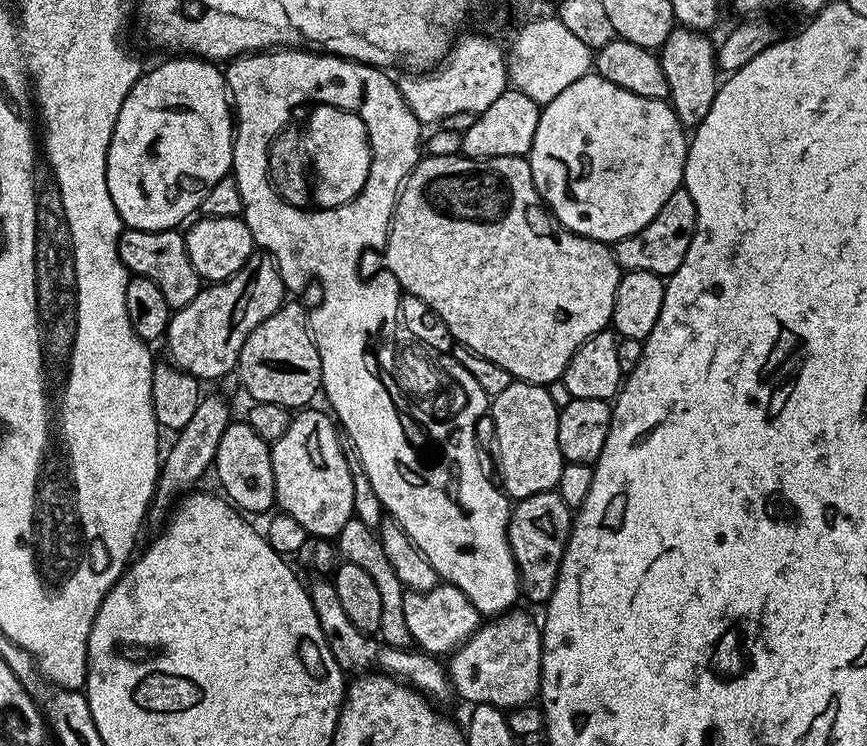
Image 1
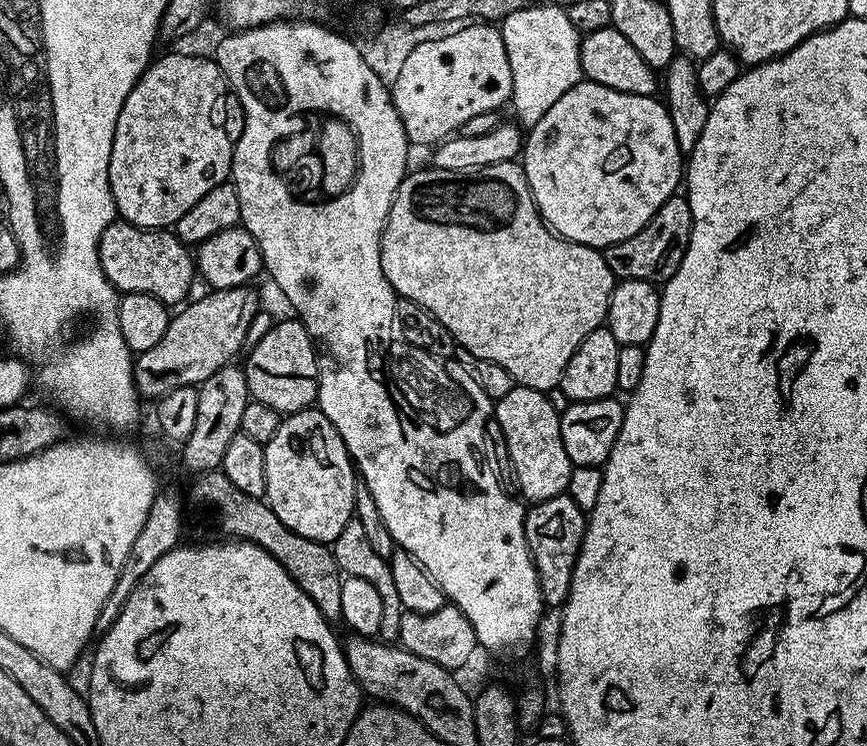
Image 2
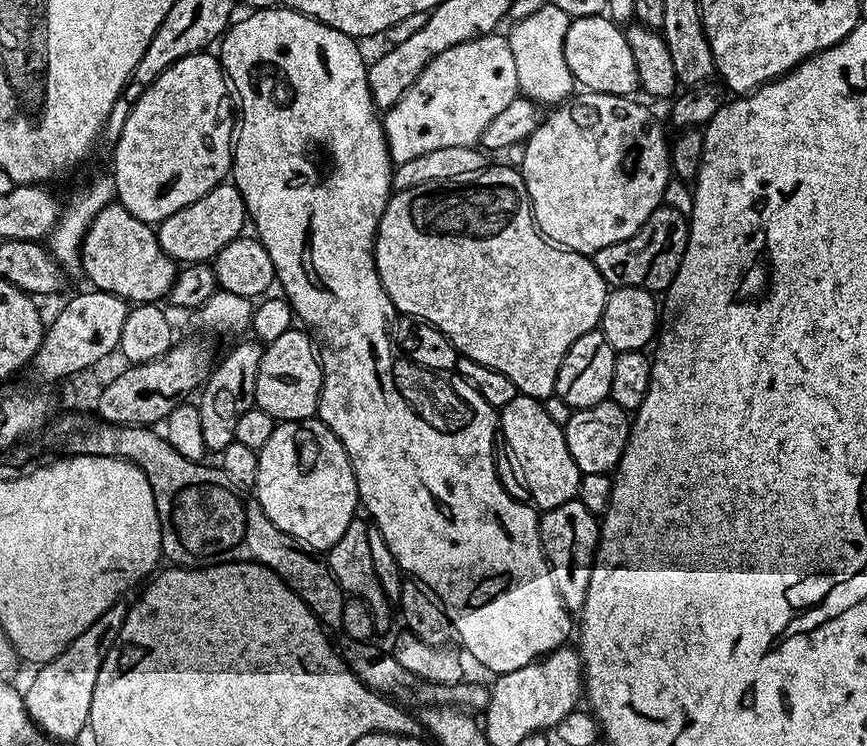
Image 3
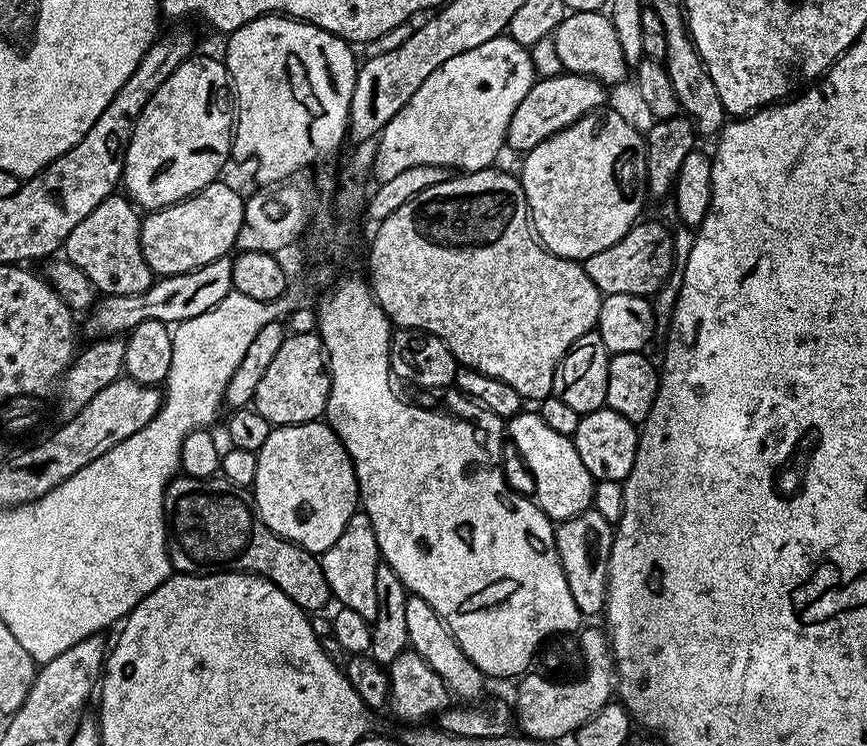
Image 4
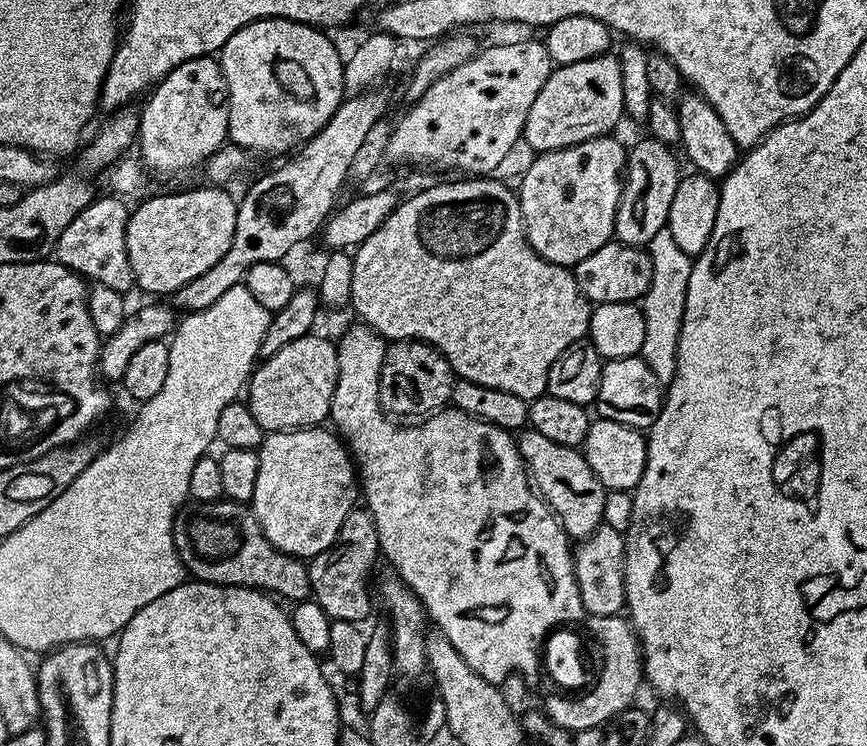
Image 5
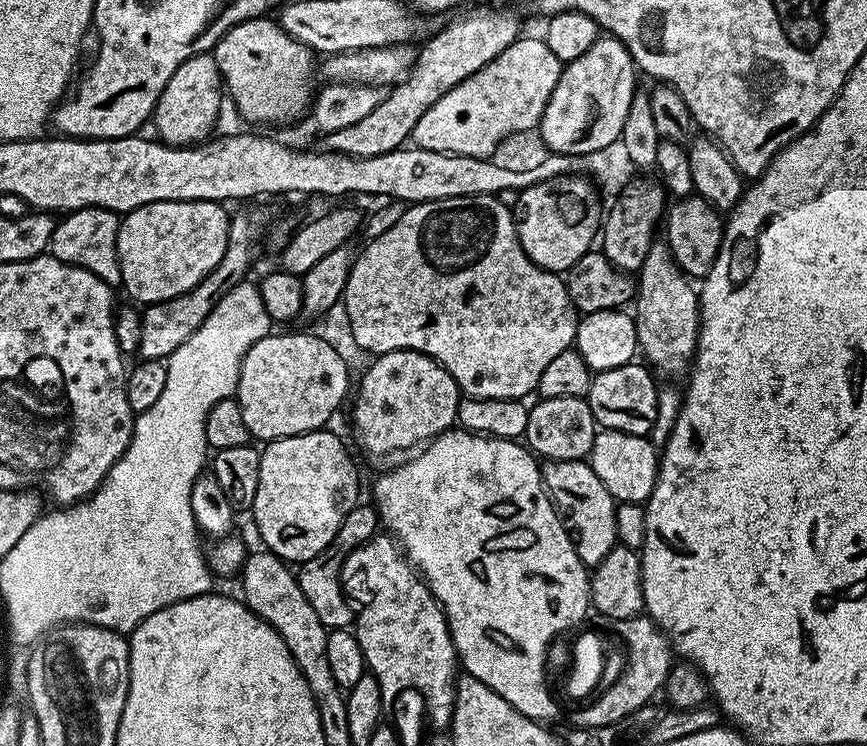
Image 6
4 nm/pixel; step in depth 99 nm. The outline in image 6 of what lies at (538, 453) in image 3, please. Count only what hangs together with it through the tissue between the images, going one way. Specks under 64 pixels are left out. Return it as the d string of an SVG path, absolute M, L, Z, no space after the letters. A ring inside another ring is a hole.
M587 459L543 461L540 469L540 478L544 482L544 489L548 492L572 537L572 545L578 558L585 566L595 566L610 554L618 541L616 538L616 505L618 501L602 486L602 478L594 474L591 463Z

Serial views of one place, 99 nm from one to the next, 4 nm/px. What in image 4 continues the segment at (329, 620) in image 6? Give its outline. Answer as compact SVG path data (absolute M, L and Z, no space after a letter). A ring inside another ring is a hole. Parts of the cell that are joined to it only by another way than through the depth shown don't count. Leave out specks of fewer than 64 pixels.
M357 510L352 515L350 522L346 522L342 529L342 534L338 534L338 542L334 542L334 546L330 546L325 552L319 553L318 559L326 582L329 583L331 599L340 608L349 608L359 617L372 622L378 611L374 580L382 557L378 538L374 534L374 526L363 510Z

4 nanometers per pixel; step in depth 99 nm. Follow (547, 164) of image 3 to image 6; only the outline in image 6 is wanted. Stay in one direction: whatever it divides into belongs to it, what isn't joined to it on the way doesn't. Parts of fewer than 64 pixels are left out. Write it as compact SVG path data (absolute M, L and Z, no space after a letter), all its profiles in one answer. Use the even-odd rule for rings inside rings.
M580 174L564 175L552 180L538 182L529 188L518 192L516 204L514 203L514 219L516 221L516 233L520 239L522 250L540 268L557 274L567 273L568 269L578 262L593 247L592 239L597 239L602 228L602 212L595 208L597 189L591 179L583 180Z

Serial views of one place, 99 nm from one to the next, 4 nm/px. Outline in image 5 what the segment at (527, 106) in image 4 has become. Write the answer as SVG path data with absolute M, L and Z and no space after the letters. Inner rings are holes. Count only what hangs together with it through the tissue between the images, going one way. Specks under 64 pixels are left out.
M607 52L587 59L586 62L563 64L553 69L545 85L542 86L542 90L538 92L533 105L530 106L522 139L528 142L537 154L569 148L577 145L578 142L588 141L590 138L609 135L614 130L612 128L623 119L623 113L620 60L617 55Z

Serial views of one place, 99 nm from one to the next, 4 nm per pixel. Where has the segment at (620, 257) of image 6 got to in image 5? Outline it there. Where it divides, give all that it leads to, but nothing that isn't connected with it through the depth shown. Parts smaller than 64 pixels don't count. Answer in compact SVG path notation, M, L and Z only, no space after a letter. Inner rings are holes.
M643 138L626 152L626 171L622 177L620 201L616 211L615 239L622 244L644 248L658 230L668 227L670 206L674 202L674 190L682 175L681 161L669 145L651 138Z

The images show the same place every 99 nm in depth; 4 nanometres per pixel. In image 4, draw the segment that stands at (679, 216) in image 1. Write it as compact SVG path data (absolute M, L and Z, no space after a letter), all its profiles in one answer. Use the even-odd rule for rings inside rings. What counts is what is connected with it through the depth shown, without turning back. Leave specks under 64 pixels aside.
M641 219L614 246L598 250L589 260L583 261L590 282L598 286L604 296L610 294L634 294L652 298L670 279L675 265L674 242L672 231L667 223L659 224L656 220Z

